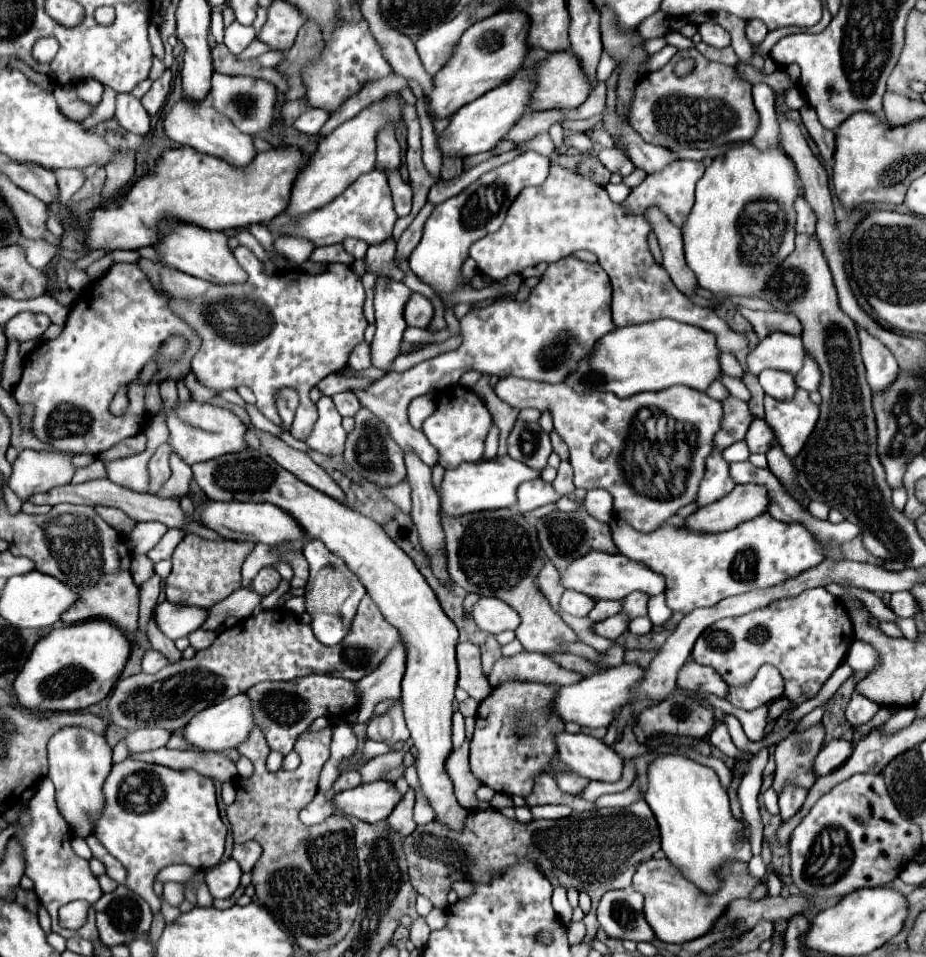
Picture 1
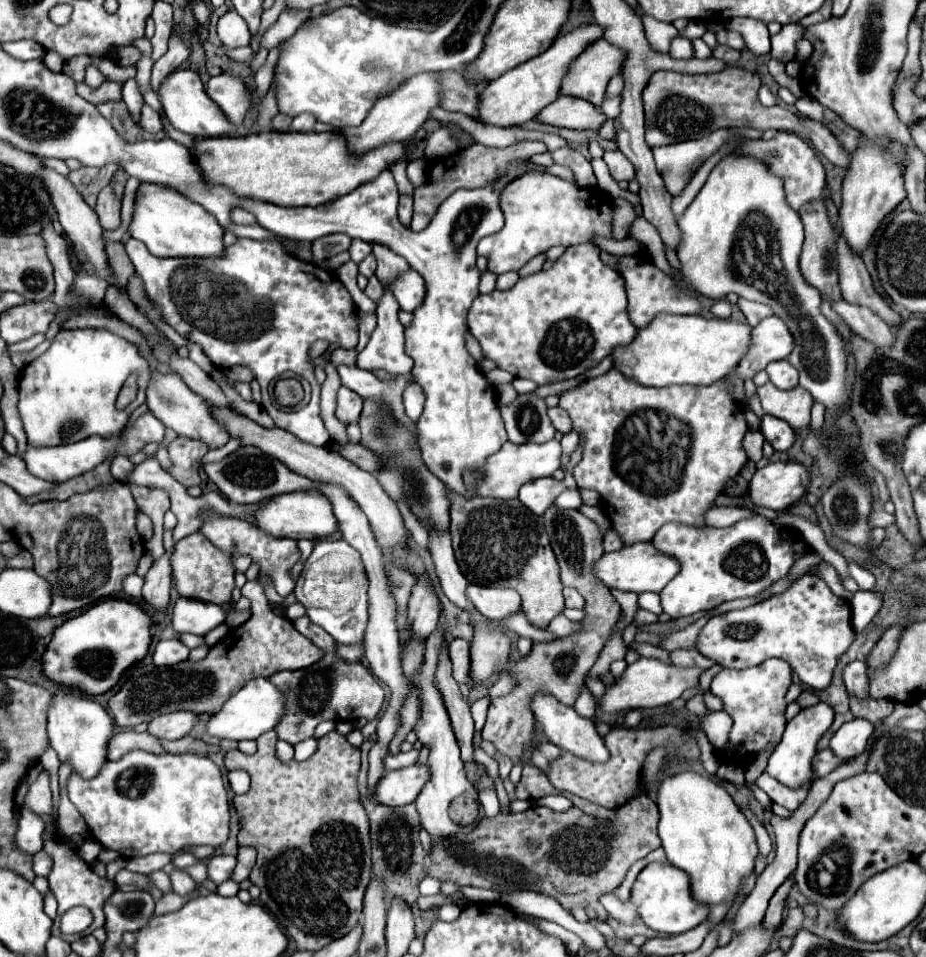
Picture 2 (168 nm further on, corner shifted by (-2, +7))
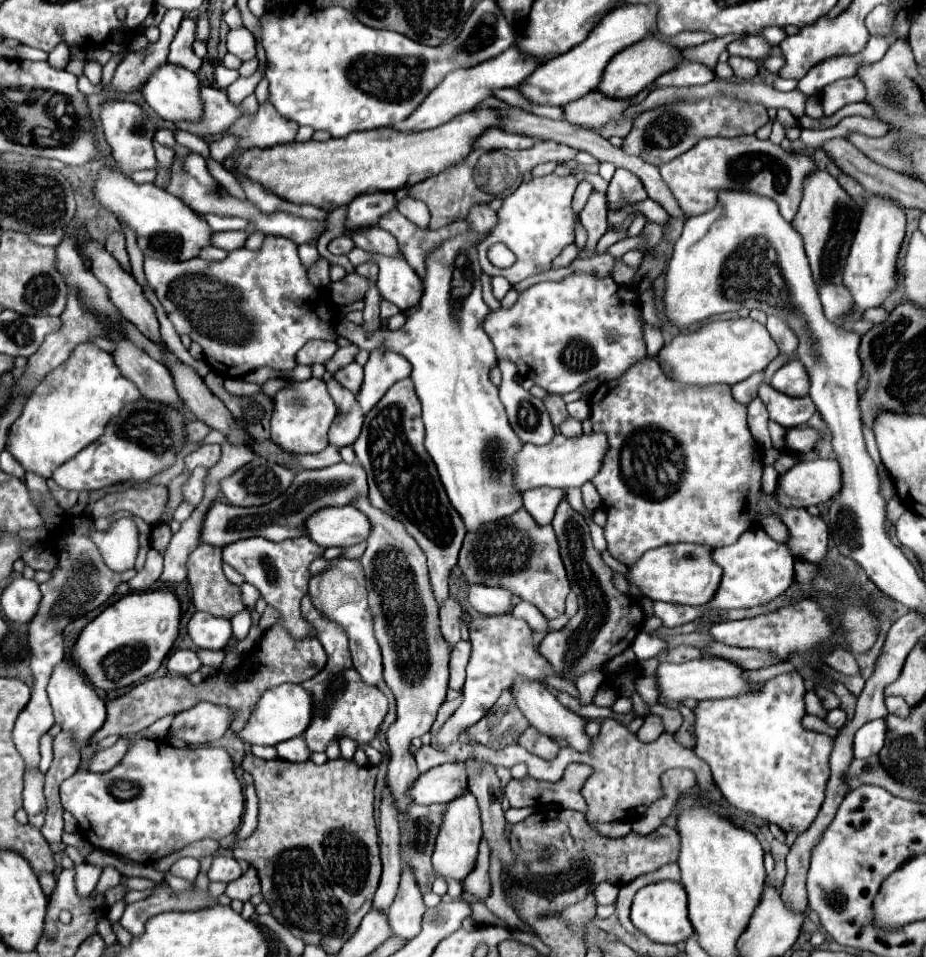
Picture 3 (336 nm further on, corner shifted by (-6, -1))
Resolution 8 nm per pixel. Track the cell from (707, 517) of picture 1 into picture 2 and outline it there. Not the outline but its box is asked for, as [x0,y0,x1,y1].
[743,462,809,510]

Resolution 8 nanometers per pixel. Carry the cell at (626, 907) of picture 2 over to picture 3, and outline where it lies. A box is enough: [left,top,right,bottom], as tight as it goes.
[595,882,619,904]

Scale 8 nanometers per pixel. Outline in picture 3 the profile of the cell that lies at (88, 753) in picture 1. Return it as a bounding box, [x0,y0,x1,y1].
[47,662,107,748]

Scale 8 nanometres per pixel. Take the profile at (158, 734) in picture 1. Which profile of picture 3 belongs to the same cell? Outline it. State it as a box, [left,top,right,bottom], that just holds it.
[169,702,231,746]

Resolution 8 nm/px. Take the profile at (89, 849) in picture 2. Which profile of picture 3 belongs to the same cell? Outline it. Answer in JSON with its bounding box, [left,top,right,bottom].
[75,862,101,894]

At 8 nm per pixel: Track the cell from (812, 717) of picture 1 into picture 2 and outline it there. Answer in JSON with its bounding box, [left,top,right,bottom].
[767,702,833,786]

